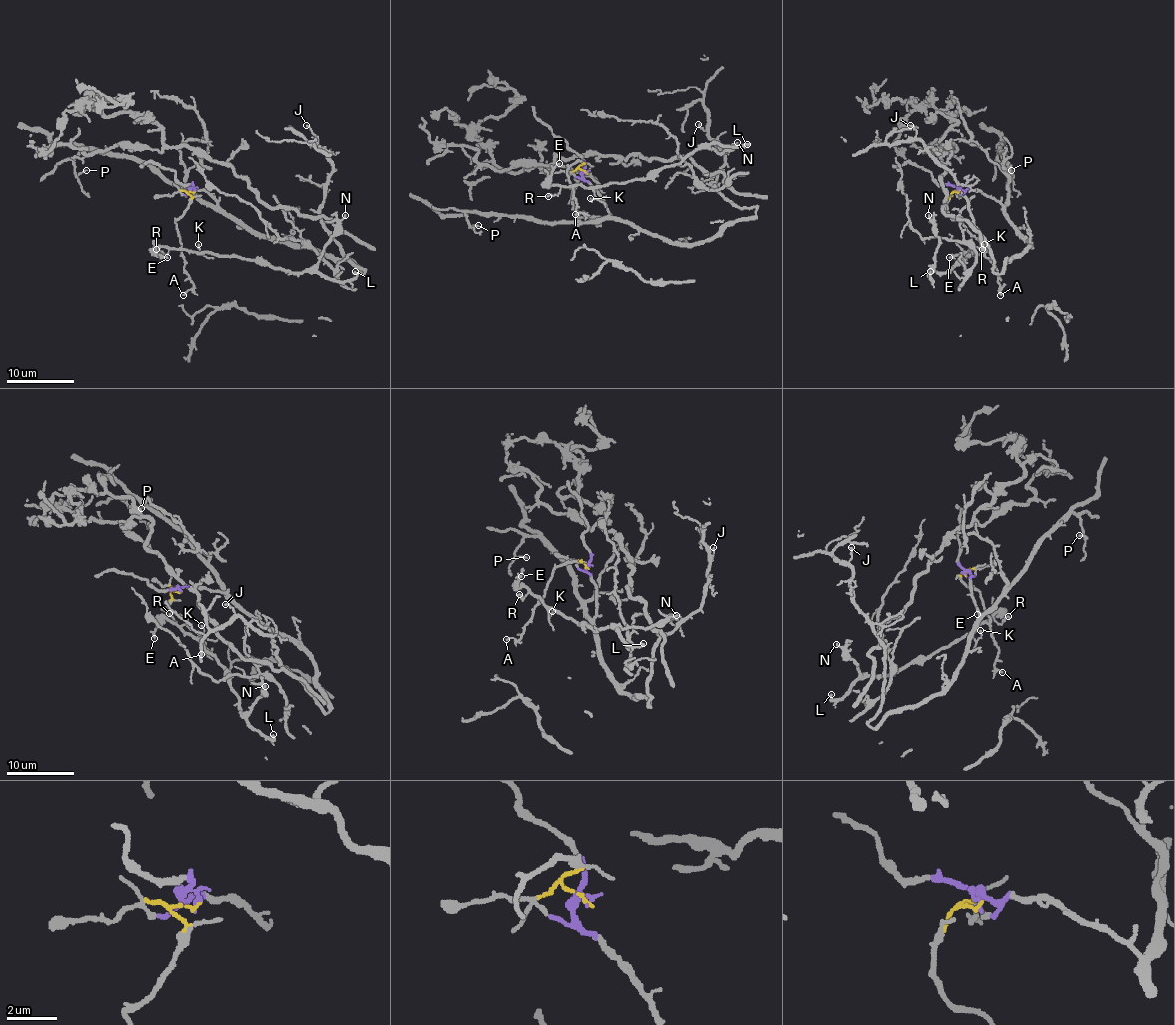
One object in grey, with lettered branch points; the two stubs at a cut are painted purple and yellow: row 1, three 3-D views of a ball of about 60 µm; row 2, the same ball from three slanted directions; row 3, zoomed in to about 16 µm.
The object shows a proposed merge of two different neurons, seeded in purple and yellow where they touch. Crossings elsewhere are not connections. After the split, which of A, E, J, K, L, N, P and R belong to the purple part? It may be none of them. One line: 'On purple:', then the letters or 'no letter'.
On purple: J, P

